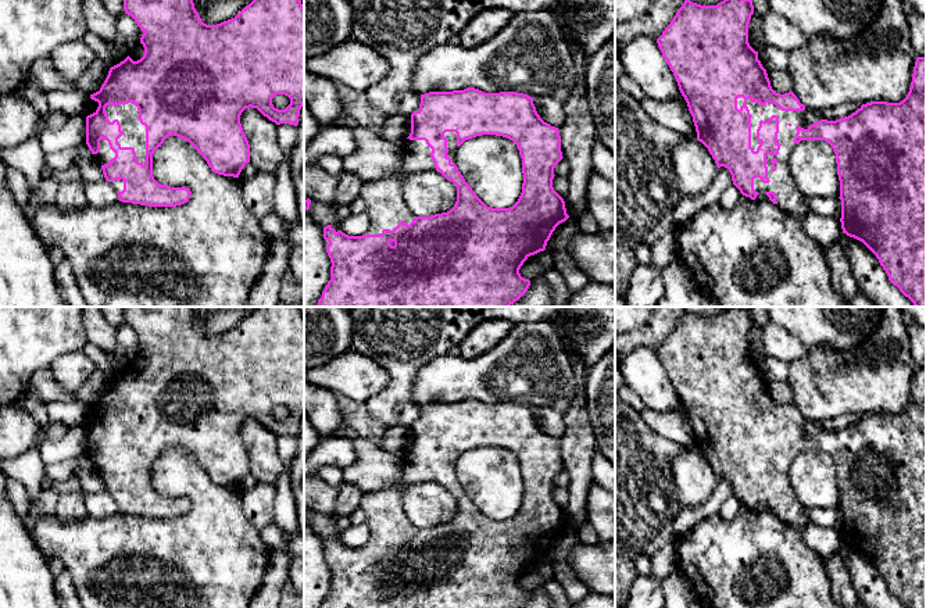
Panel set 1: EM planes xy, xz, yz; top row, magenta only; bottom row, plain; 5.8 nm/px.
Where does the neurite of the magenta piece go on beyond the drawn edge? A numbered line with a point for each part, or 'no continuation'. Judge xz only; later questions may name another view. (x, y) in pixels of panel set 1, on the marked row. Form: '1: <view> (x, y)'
1: xz (451, 136)

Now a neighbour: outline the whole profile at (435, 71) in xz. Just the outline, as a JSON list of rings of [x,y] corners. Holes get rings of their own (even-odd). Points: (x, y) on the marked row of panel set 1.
[[[553,10],[516,12],[494,37],[472,49],[446,43],[419,58],[411,92],[453,92],[475,87],[485,93],[516,92],[530,97],[551,96],[564,103],[578,82],[569,43]]]

